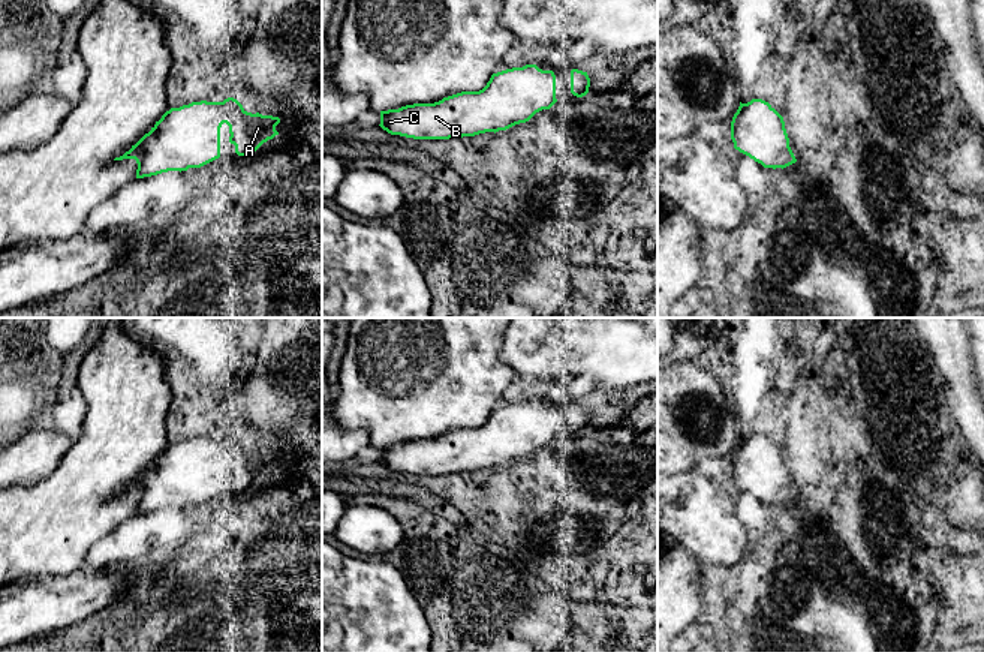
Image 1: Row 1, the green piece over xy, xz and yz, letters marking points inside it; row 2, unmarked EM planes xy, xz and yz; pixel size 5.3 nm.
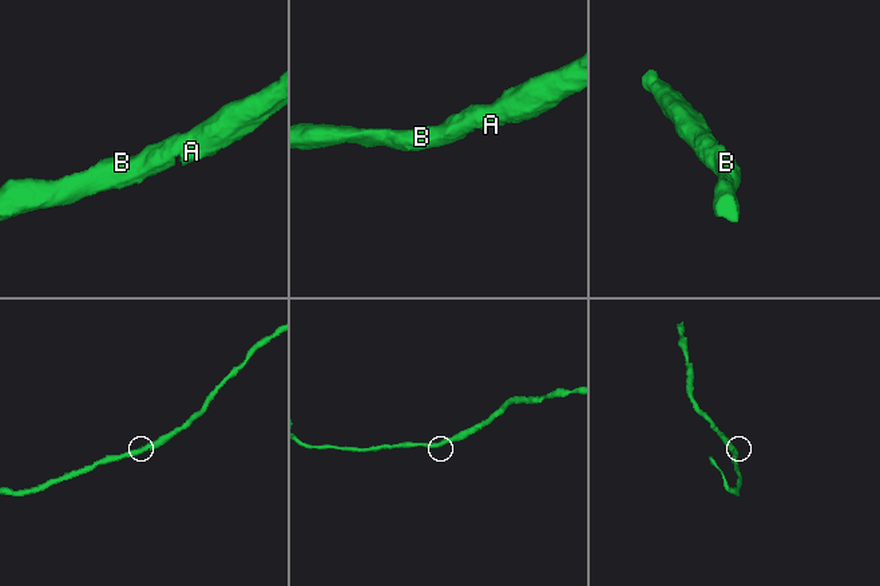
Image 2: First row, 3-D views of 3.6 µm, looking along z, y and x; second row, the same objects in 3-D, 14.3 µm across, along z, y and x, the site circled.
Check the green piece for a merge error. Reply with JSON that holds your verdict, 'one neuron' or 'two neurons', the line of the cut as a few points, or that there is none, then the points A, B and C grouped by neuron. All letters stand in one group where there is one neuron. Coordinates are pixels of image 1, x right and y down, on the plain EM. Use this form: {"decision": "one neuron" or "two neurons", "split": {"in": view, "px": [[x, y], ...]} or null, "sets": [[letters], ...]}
{"decision": "one neuron", "split": null, "sets": [["A", "B", "C"]]}

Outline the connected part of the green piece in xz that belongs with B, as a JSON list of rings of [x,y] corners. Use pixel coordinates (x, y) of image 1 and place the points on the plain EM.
[[[536,400],[512,403],[493,409],[479,427],[461,427],[434,439],[413,439],[398,445],[380,447],[380,463],[391,471],[413,475],[449,475],[506,466],[529,457],[536,448],[550,445],[556,435],[556,411]]]

